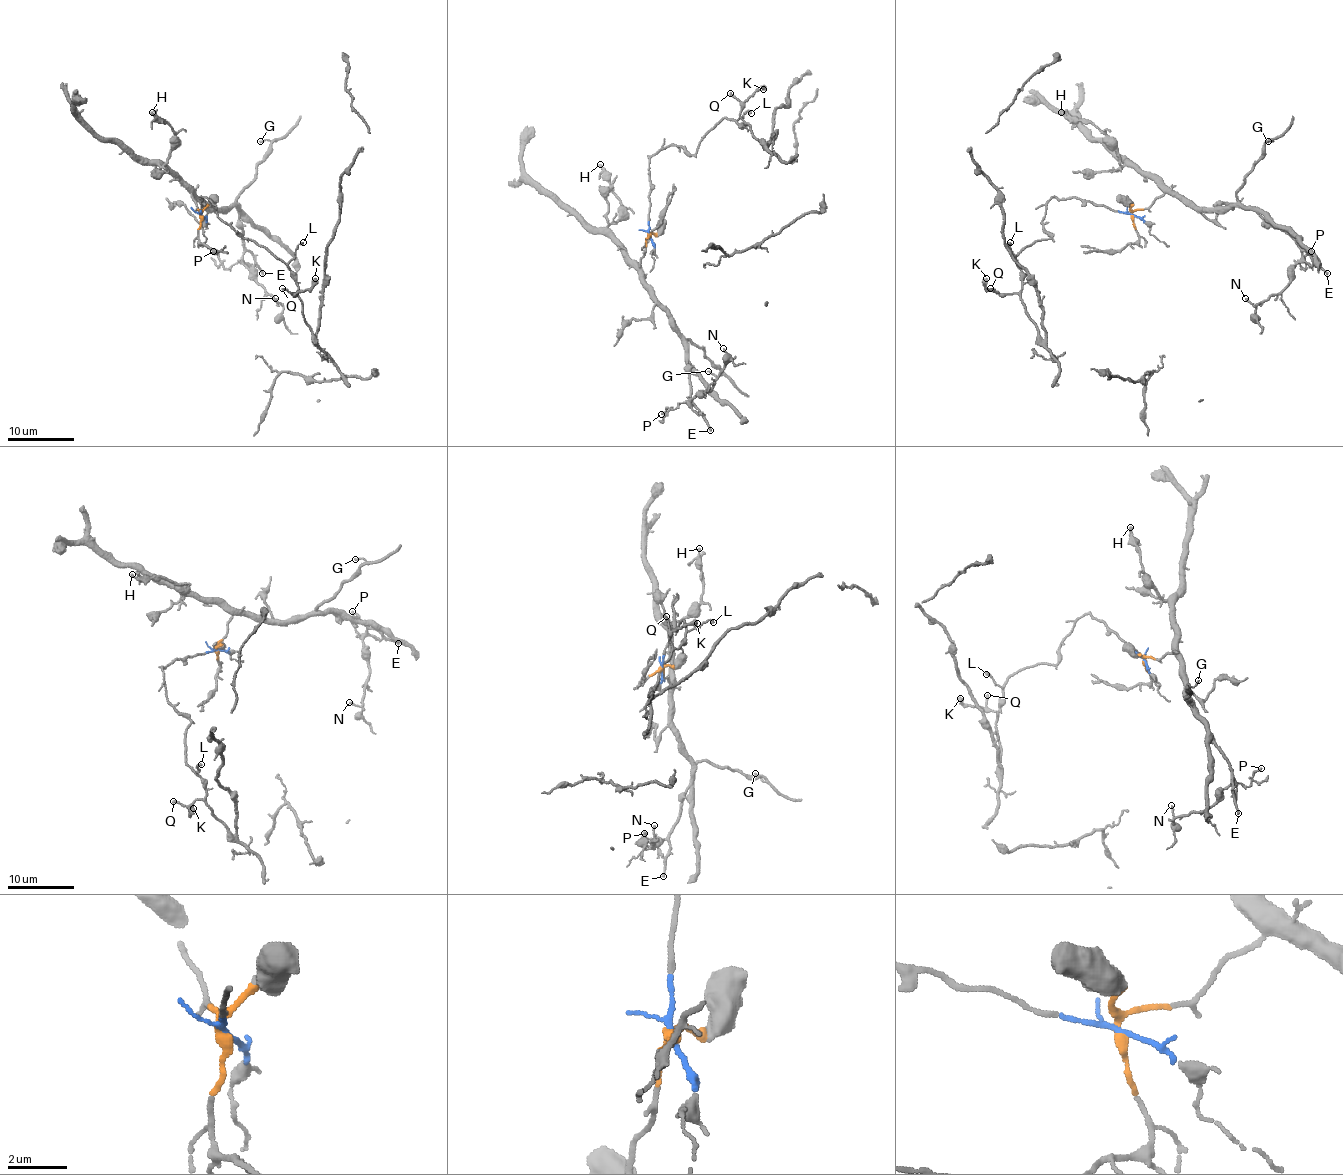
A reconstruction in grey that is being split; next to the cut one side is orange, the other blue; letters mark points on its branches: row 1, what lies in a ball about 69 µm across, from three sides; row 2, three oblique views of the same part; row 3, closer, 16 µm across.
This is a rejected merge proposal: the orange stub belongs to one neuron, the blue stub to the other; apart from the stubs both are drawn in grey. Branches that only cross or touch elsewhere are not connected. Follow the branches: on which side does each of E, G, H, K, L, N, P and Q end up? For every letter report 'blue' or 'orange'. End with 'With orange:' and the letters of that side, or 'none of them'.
E: orange
G: orange
H: orange
K: blue
L: blue
N: orange
P: orange
Q: blue
With orange: E, G, H, N, P

